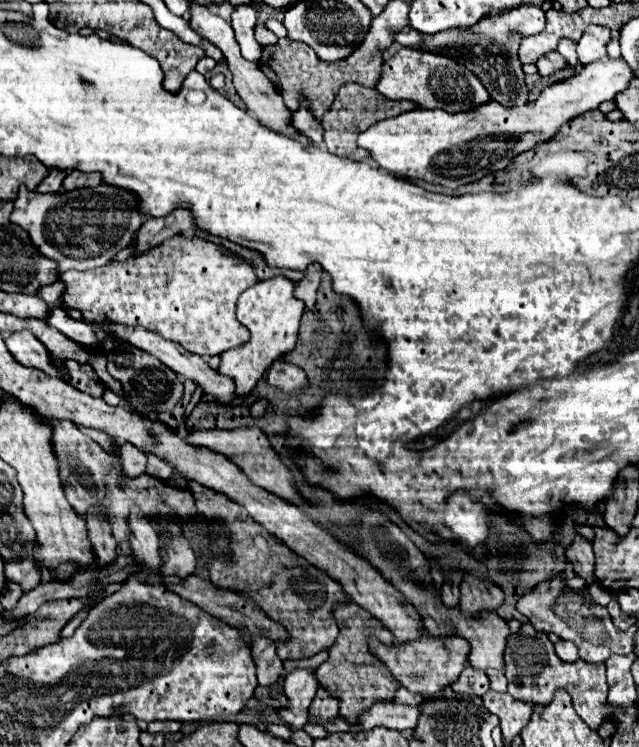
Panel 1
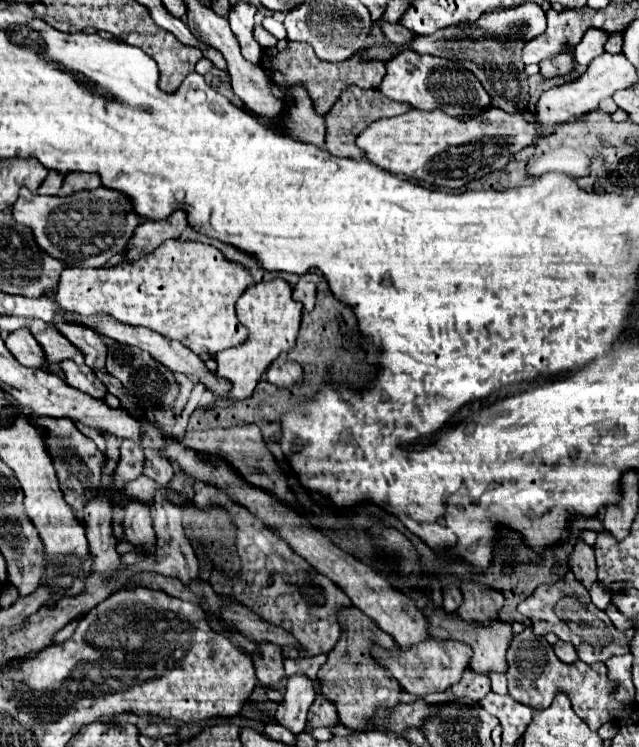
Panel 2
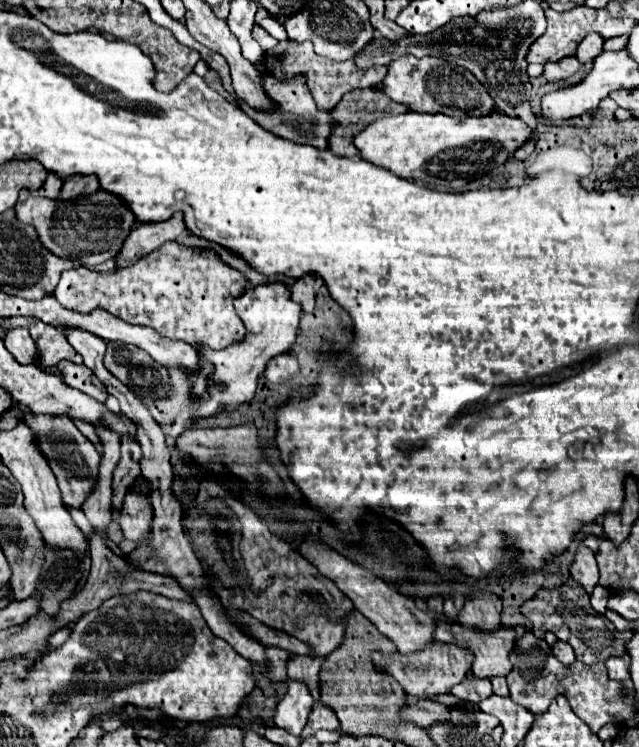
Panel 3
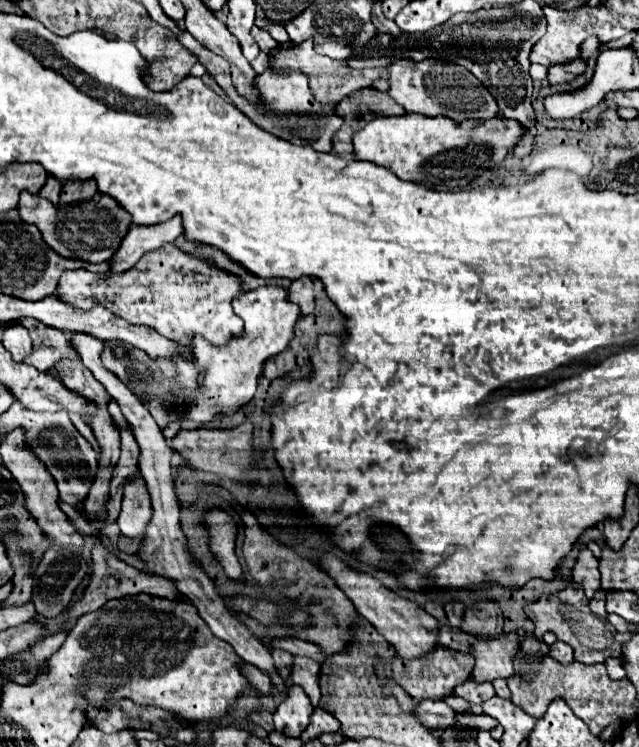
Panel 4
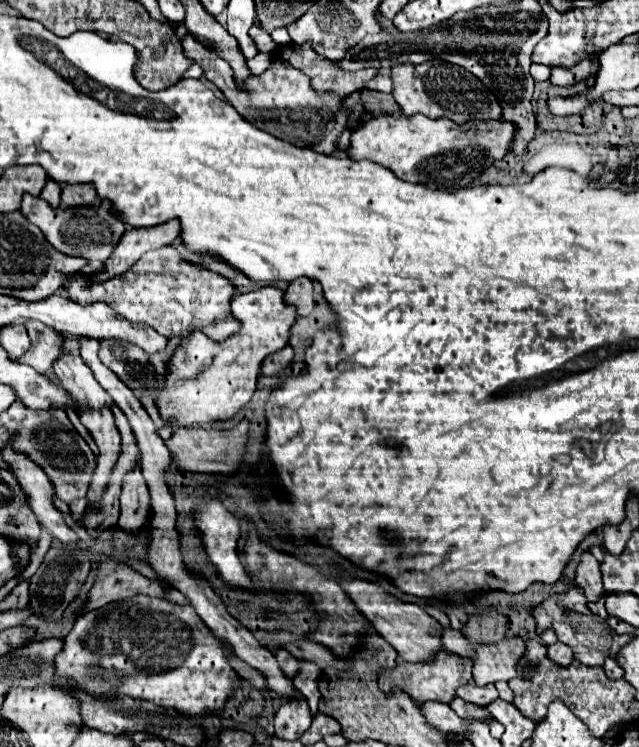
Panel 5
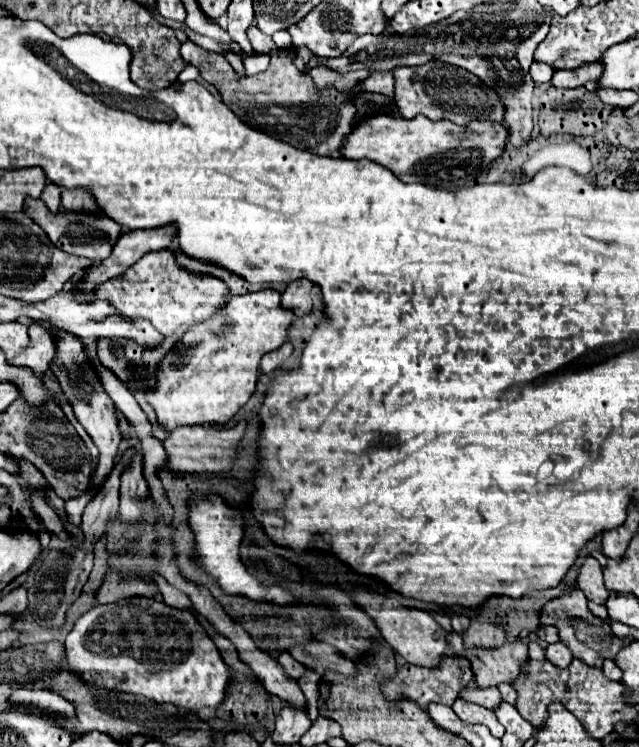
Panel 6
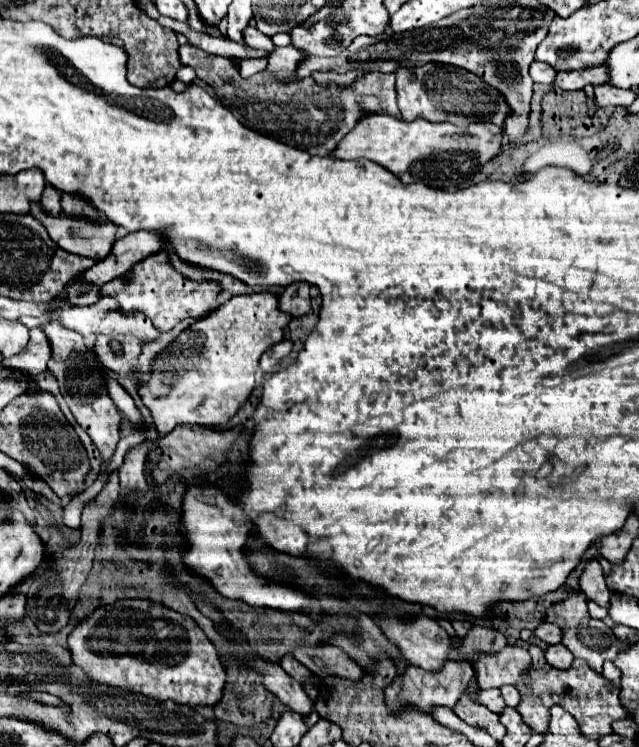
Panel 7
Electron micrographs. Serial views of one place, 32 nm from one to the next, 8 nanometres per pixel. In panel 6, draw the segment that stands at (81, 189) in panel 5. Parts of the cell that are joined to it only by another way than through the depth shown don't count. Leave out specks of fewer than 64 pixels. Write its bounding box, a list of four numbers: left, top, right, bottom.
[62,188,98,212]

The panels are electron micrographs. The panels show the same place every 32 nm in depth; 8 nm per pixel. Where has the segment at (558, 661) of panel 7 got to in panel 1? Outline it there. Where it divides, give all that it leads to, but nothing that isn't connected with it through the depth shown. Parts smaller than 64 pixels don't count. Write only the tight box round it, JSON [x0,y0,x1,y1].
[556,640,580,662]

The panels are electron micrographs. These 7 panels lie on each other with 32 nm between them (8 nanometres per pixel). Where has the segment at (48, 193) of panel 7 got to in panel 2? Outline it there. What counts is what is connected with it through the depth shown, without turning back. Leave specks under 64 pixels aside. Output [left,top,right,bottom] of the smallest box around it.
[38,170,64,196]

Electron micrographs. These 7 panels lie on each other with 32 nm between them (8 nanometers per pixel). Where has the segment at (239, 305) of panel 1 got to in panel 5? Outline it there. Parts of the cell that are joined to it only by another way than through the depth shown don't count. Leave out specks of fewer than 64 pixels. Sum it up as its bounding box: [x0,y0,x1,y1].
[156,286,296,424]

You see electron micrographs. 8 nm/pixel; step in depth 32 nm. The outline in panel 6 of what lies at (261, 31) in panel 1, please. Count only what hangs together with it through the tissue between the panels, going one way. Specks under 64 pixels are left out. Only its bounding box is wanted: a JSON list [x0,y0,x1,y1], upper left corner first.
[248,26,276,54]

